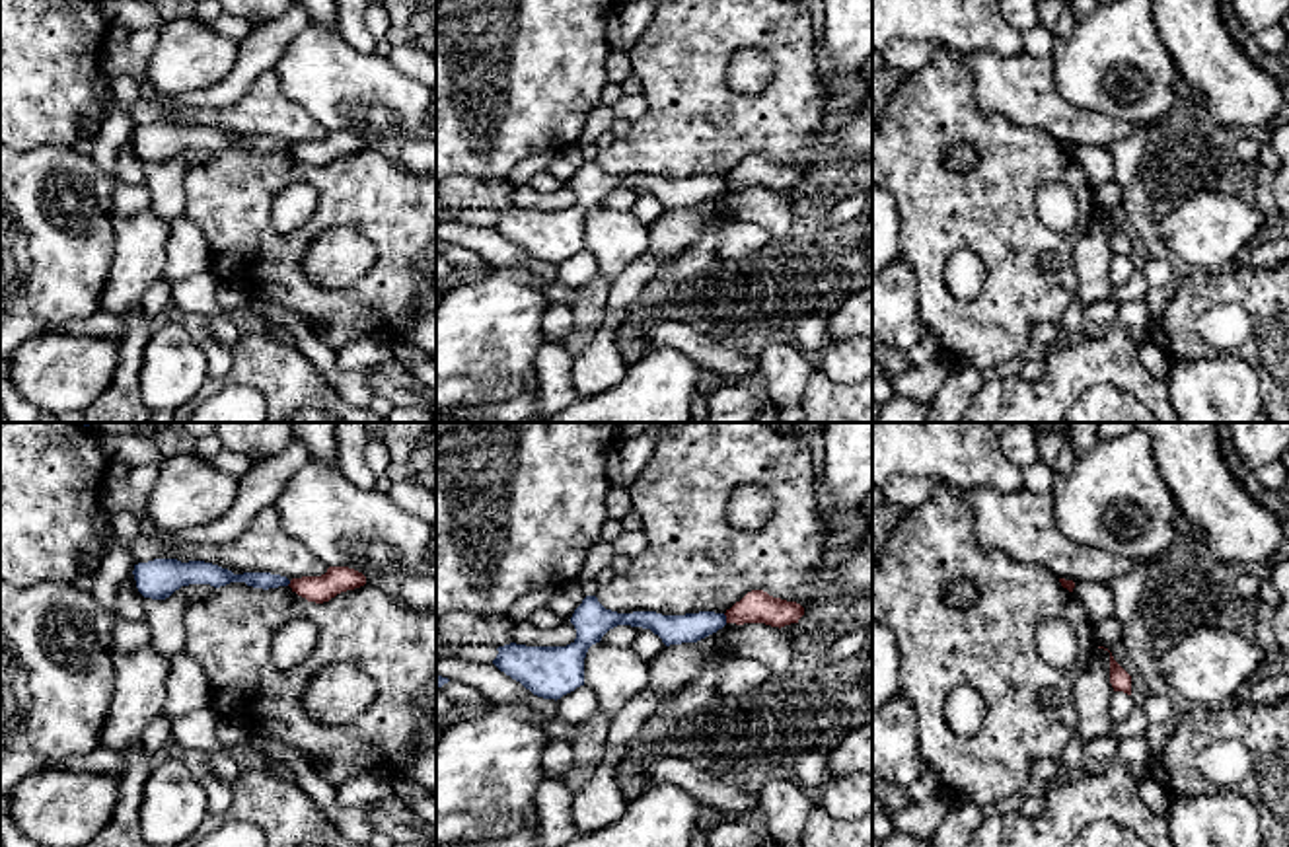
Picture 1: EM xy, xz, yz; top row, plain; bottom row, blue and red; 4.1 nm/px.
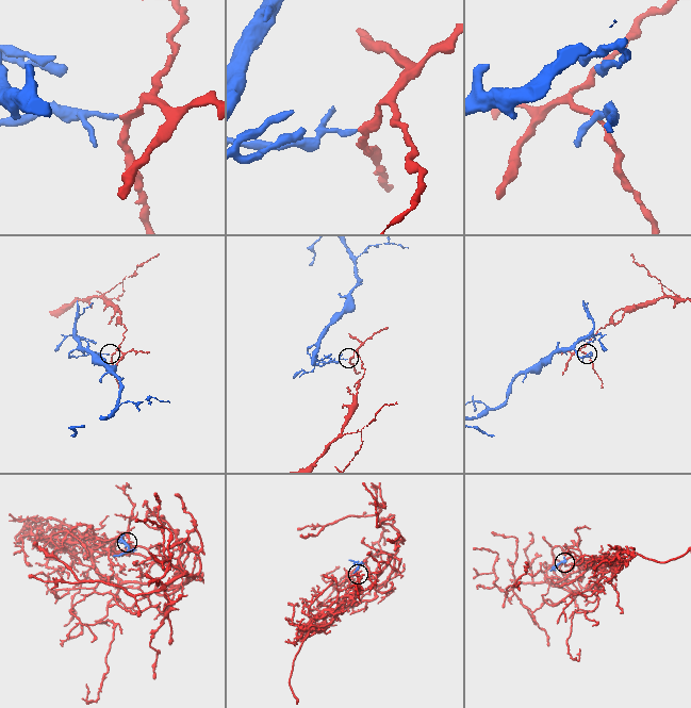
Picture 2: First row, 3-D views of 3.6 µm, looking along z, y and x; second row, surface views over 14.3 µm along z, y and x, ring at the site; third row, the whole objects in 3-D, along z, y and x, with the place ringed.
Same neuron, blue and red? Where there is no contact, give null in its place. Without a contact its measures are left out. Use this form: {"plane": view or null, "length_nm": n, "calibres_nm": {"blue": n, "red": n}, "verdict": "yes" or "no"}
{"plane": "xz", "length_nm": 40, "calibres_nm": {"blue": 130, "red": 140}, "verdict": "no"}

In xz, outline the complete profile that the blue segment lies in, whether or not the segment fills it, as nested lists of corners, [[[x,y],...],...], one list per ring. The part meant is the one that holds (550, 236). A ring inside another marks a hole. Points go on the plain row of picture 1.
[[[586,160],[574,173],[571,187],[576,203],[567,210],[504,208],[493,228],[520,245],[534,259],[561,263],[584,249],[584,222],[592,208],[617,191],[631,189],[650,193],[666,210],[697,206],[726,189],[724,177],[699,175],[685,179],[662,179],[656,175],[617,177],[606,173],[596,160]]]

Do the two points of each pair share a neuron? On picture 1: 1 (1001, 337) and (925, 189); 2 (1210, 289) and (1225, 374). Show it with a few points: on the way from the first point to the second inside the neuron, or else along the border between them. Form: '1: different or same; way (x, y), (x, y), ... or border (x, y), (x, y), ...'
1: same; way (1007, 298), (1007, 259), (964, 217)
2: different; border (1221, 353), (1210, 359), (1177, 359)

